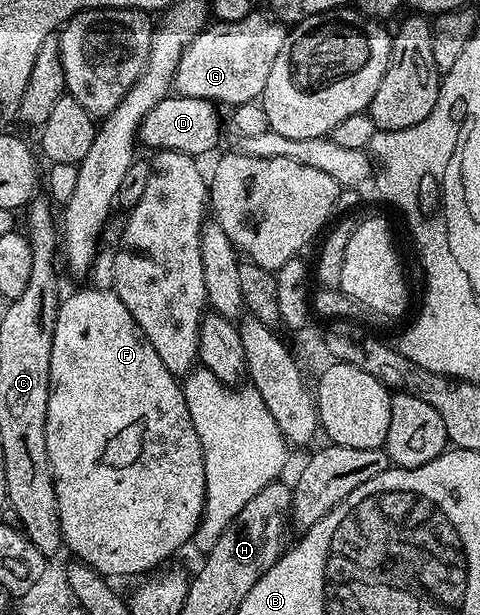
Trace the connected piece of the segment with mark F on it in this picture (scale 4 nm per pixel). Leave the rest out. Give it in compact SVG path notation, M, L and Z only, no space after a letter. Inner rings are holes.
M89 287L74 293L71 297L63 296L56 315L56 331L52 335L52 363L50 364L50 394L48 395L48 415L46 416L46 442L50 470L54 476L54 490L58 504L60 531L65 548L71 549L79 562L94 568L107 579L114 577L134 577L149 574L166 561L177 549L191 544L202 512L206 507L206 476L204 475L204 451L196 427L192 427L192 415L188 415L188 403L184 403L182 386L179 378L164 367L156 347L148 343L144 331L132 319L128 307L120 303L117 293L106 287Z

